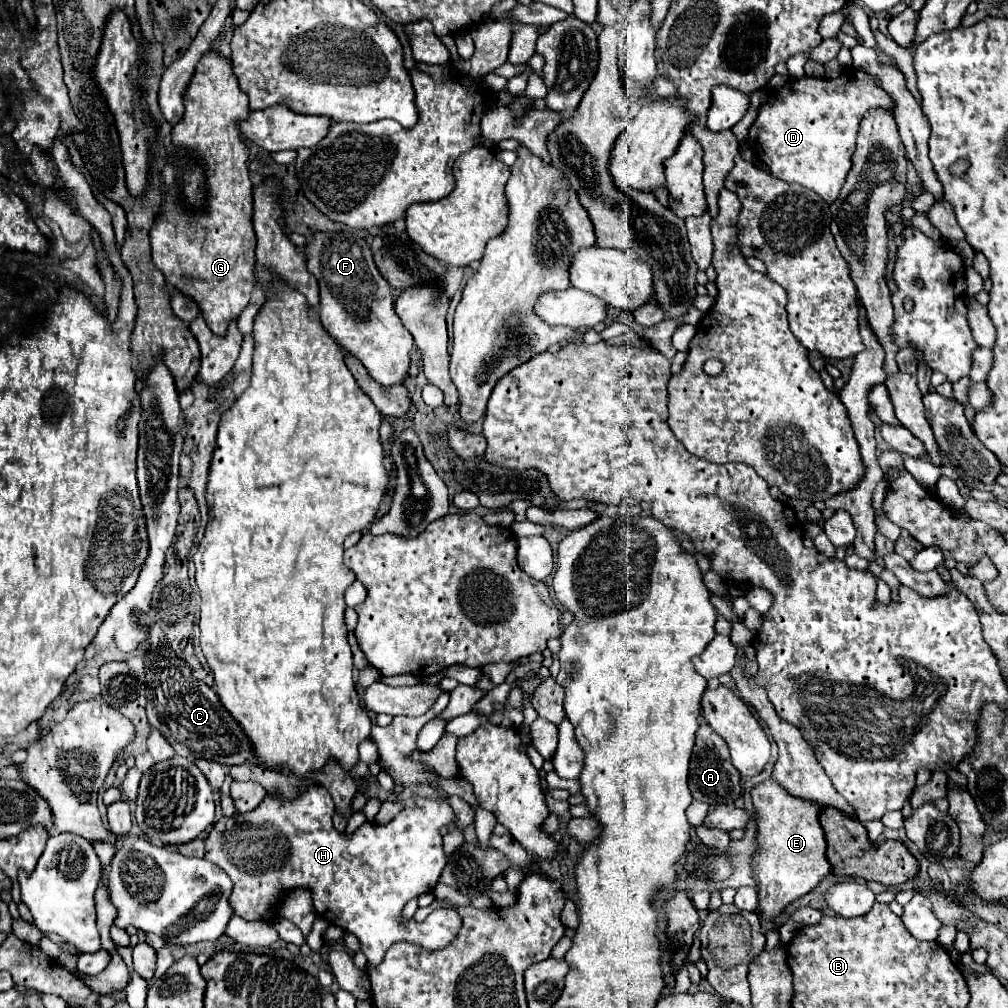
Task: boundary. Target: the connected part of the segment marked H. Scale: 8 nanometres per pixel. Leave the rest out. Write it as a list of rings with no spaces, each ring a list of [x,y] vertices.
[[[308,786],[298,798],[284,798],[282,794],[266,794],[266,798],[264,798],[264,800],[258,804],[258,808],[254,808],[252,812],[246,812],[246,814],[236,812],[234,816],[222,816],[218,822],[212,824],[208,836],[204,838],[204,840],[206,840],[206,842],[204,842],[204,848],[206,848],[204,858],[210,860],[210,862],[214,862],[214,864],[218,864],[218,866],[220,866],[220,868],[232,878],[234,888],[232,888],[232,894],[230,894],[228,902],[230,902],[232,912],[234,912],[236,916],[244,918],[244,920],[274,922],[274,920],[276,920],[276,908],[278,908],[278,902],[280,902],[280,898],[284,896],[284,892],[286,892],[286,890],[304,888],[304,890],[310,890],[310,894],[312,894],[312,902],[314,902],[314,908],[316,908],[316,912],[318,912],[320,916],[326,916],[326,920],[328,920],[330,924],[344,928],[346,932],[354,934],[354,936],[360,940],[360,944],[362,944],[362,952],[364,952],[364,956],[368,958],[368,964],[378,964],[378,962],[382,960],[382,954],[386,952],[386,948],[388,948],[390,944],[398,942],[398,940],[408,940],[408,942],[414,942],[414,944],[420,942],[422,946],[426,946],[426,948],[430,948],[430,950],[434,950],[434,948],[442,948],[442,946],[446,946],[446,944],[456,936],[456,932],[458,932],[458,928],[460,928],[460,924],[462,924],[462,920],[460,920],[460,916],[456,914],[456,910],[452,910],[452,908],[438,908],[438,910],[434,910],[424,922],[416,922],[416,920],[401,920],[403,907],[410,898],[418,898],[418,896],[422,896],[422,894],[434,890],[436,880],[438,880],[438,876],[440,876],[447,862],[442,847],[443,837],[440,836],[440,828],[446,826],[446,824],[450,824],[450,822],[454,822],[454,814],[452,814],[450,806],[448,806],[444,800],[432,802],[432,800],[416,798],[416,802],[418,802],[416,808],[404,808],[404,810],[402,810],[392,822],[388,822],[386,826],[368,826],[368,824],[364,824],[364,826],[356,828],[356,830],[348,836],[346,832],[338,832],[338,830],[332,826],[330,820],[332,820],[332,814],[334,814],[334,802],[332,802],[330,794],[328,794],[322,786]]]

